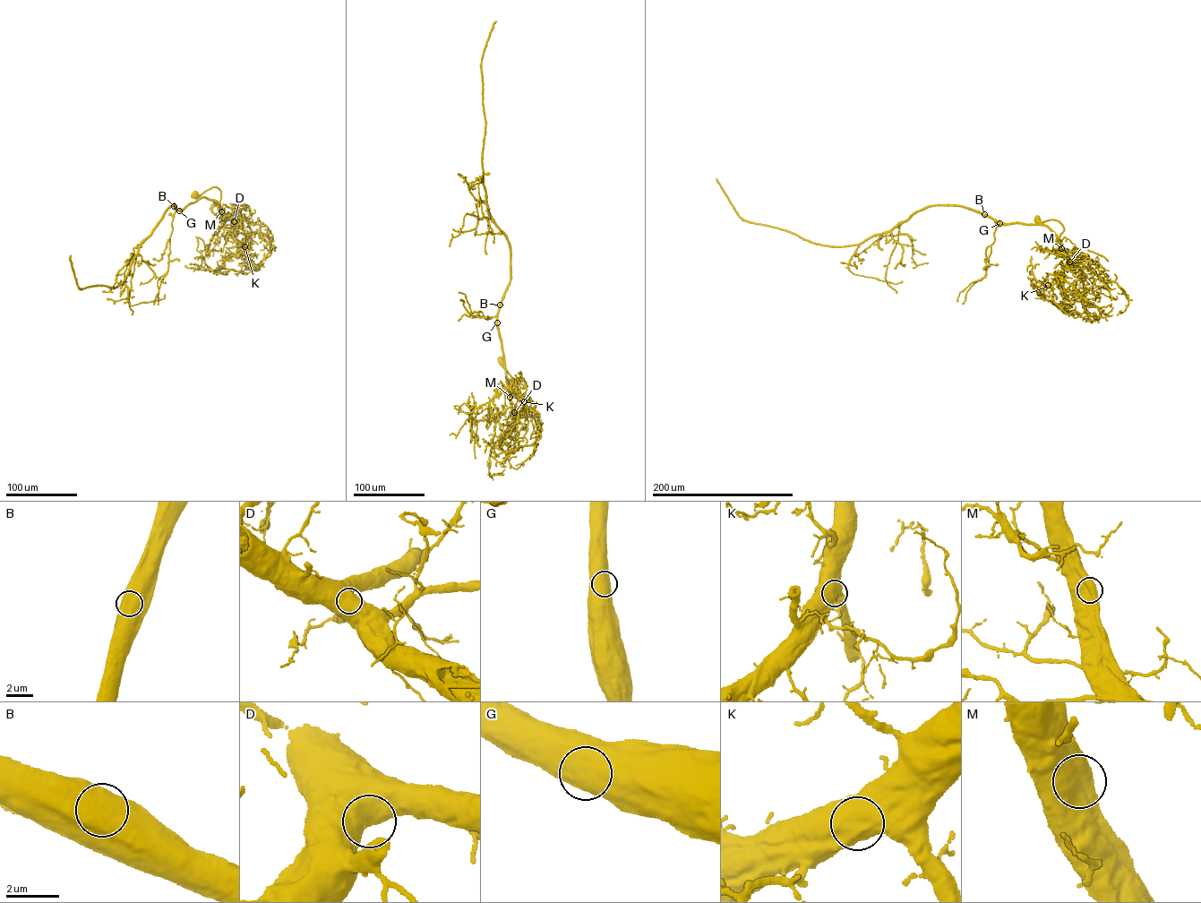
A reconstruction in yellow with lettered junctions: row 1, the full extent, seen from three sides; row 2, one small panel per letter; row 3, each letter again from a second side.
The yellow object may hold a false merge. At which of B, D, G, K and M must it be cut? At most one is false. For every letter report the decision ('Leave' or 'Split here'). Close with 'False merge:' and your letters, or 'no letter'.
B: Leave
D: Leave
G: Leave
K: Leave
M: Leave
False merge: no letter

